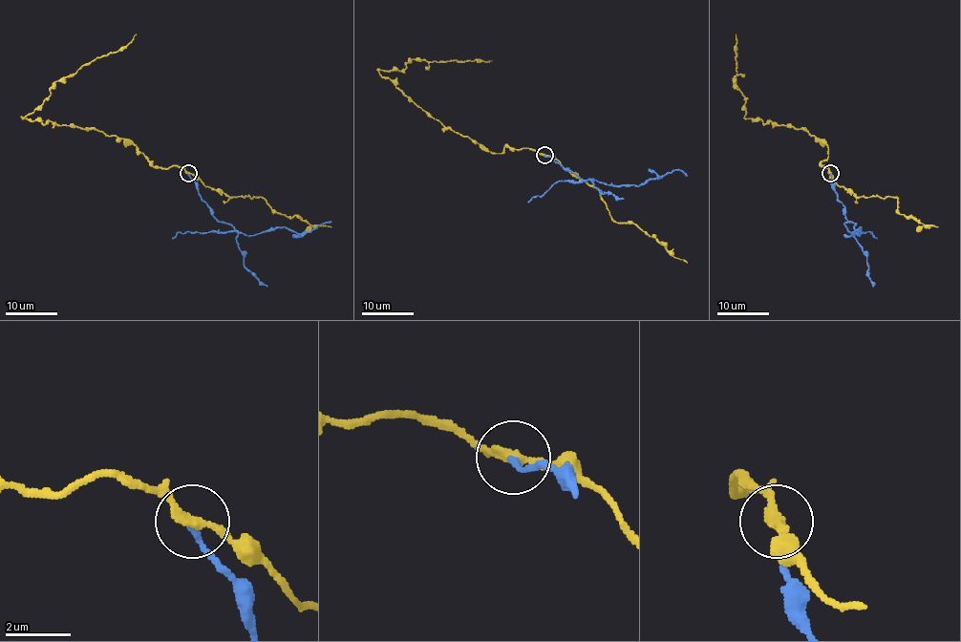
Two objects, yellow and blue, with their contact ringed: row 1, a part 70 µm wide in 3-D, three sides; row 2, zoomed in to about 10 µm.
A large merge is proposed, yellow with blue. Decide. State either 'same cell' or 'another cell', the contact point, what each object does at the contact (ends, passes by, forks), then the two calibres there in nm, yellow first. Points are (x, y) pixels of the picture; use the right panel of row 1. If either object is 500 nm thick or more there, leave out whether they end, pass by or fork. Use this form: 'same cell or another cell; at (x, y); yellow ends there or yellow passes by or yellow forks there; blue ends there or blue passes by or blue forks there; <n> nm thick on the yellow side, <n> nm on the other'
another cell; at (830, 173); yellow passes by; blue ends there; 240 nm thick on the yellow side, 180 nm on the other

